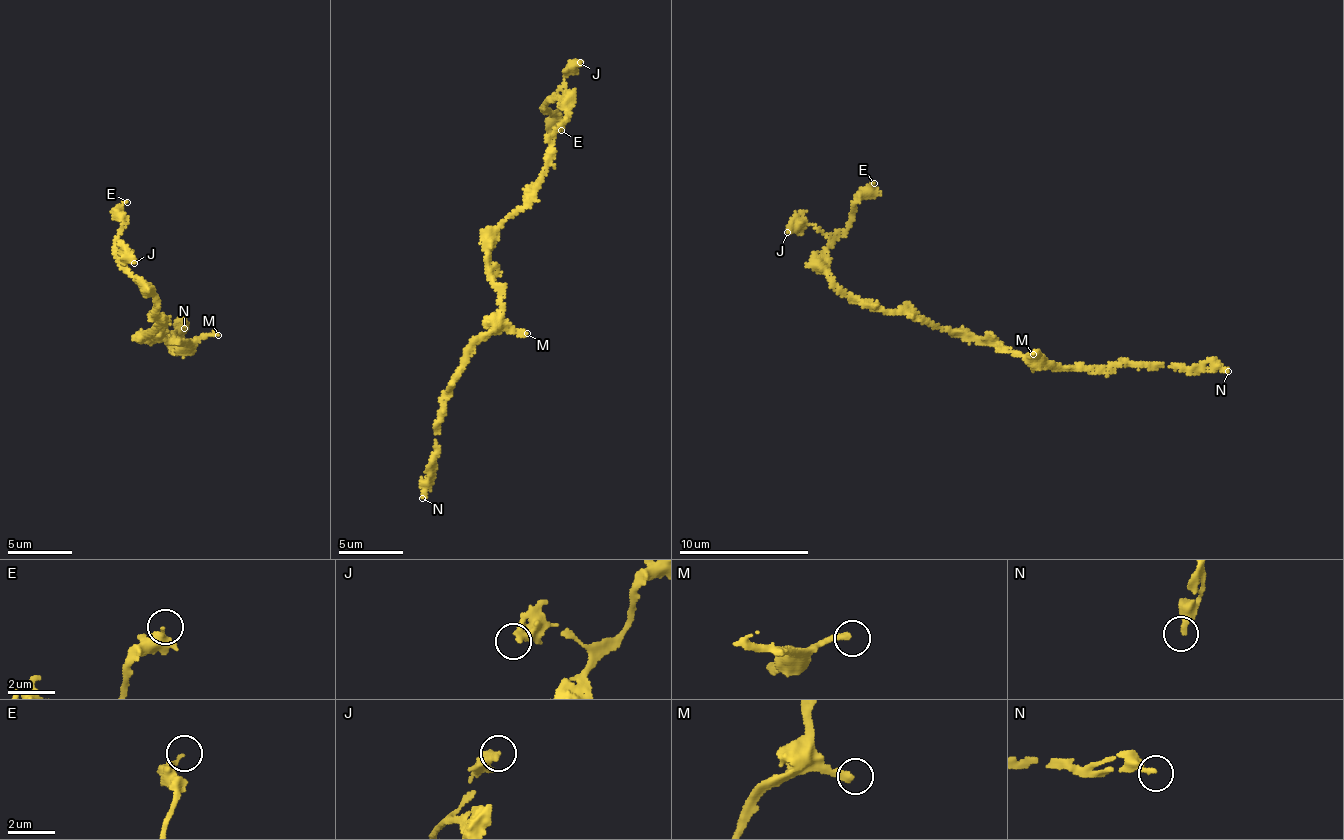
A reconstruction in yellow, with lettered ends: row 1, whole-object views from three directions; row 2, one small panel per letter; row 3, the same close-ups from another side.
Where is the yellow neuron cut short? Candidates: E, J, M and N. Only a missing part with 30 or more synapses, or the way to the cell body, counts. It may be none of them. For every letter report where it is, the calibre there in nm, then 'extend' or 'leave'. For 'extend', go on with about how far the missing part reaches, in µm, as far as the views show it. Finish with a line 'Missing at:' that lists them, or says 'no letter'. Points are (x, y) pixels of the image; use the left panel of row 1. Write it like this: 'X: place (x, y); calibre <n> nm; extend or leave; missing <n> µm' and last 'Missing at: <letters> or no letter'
E: place (127, 202); calibre 240 nm; leave
J: place (134, 263); calibre 440 nm; leave
M: place (218, 335); calibre 280 nm; extend; missing 40 µm
N: place (184, 328); calibre 300 nm; leave
Missing at: M

